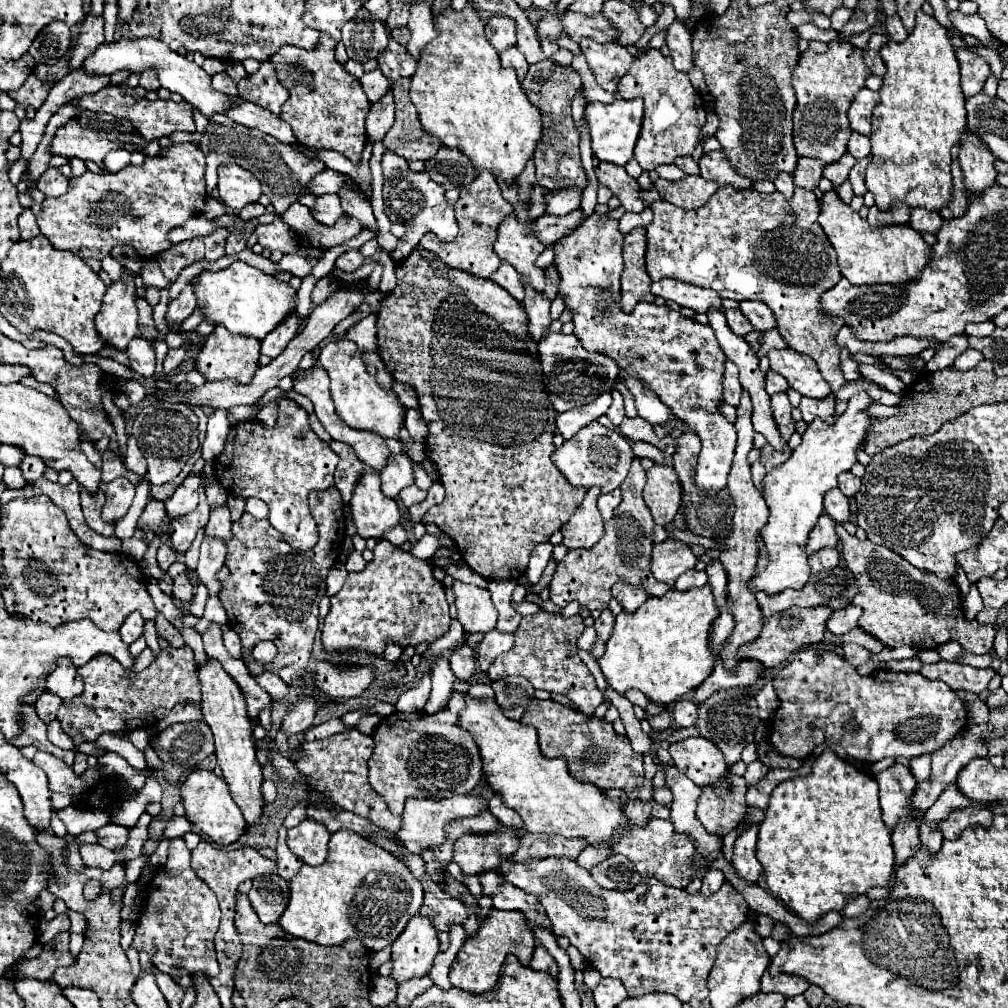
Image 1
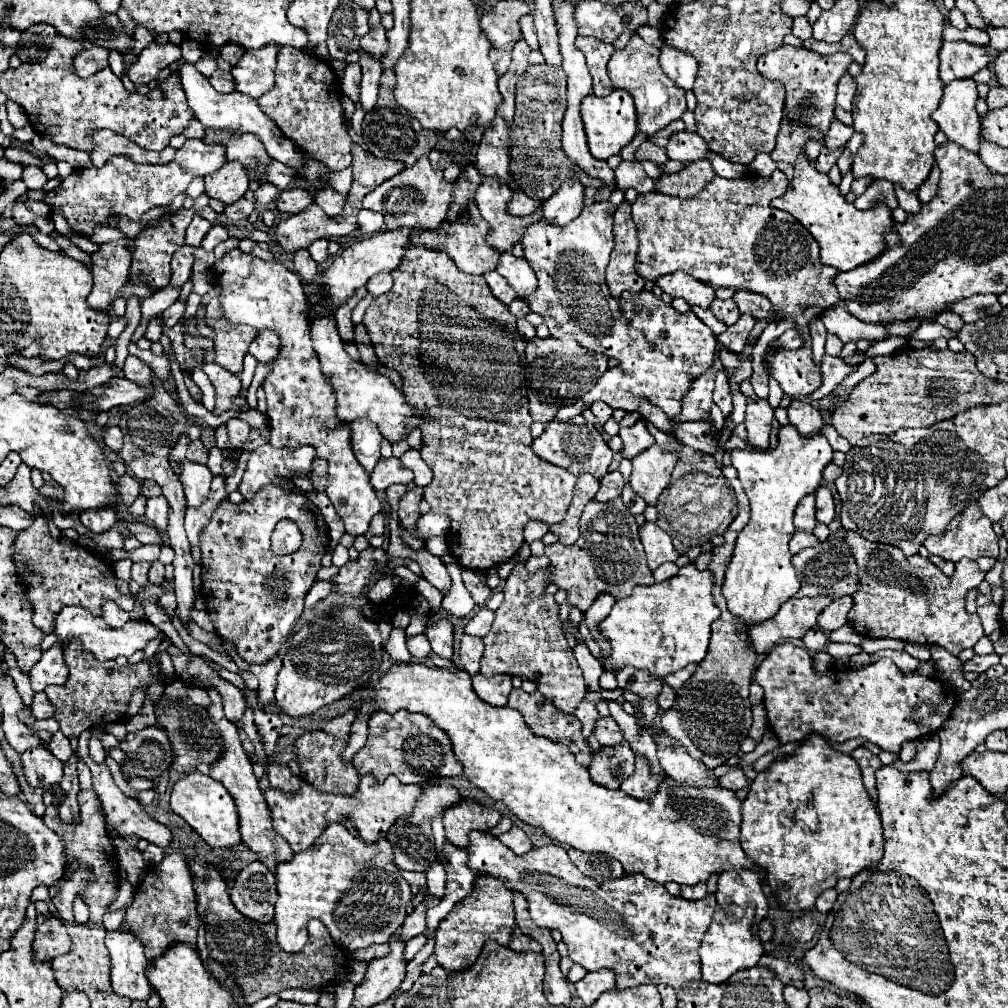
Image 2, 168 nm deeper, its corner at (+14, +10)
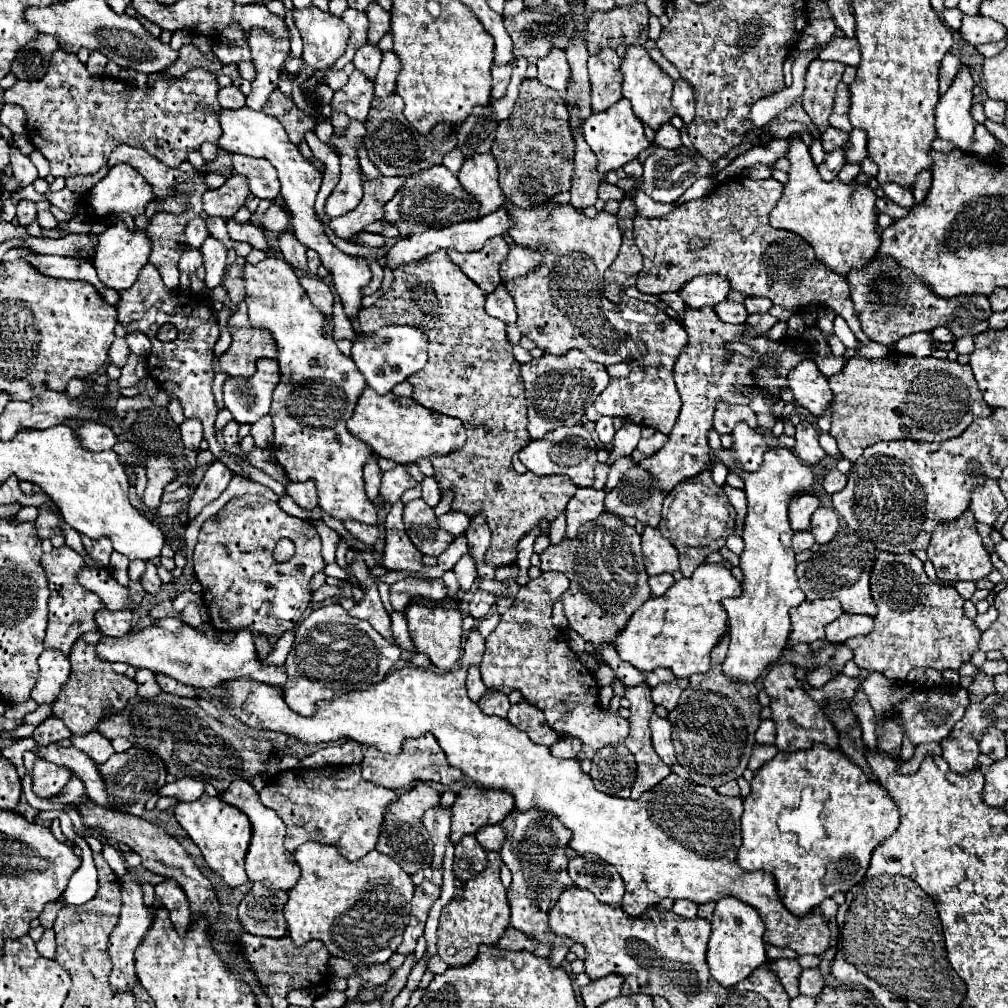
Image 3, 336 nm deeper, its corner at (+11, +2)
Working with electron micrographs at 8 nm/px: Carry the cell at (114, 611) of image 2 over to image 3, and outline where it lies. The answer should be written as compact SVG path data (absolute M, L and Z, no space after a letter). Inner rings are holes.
M100 610L96 612L96 624L100 628L100 632L104 636L110 638L120 638L126 636L130 626L132 626L132 612L130 610L120 610L120 612L112 612L112 610Z

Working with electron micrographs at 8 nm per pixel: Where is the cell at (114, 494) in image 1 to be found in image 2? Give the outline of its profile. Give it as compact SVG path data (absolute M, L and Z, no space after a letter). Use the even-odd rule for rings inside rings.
M97 508L93 512L79 514L79 520L87 530L99 534L109 530L117 522L117 514L115 514L115 508Z

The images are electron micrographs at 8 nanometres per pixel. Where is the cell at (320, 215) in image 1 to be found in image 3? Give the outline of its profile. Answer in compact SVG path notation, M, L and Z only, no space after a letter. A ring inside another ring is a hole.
M274 202L274 204L258 218L258 224L260 224L260 228L264 228L264 230L270 230L270 232L280 234L280 232L284 232L284 230L288 228L288 224L290 224L288 212L284 210L284 206L280 206L280 204Z

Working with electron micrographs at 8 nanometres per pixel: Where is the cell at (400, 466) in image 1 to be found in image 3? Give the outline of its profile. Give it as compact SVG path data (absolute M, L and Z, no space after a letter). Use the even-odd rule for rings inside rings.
M396 466L388 472L382 474L382 488L380 488L380 496L388 502L398 502L400 496L408 490L414 488L418 482L408 474L408 470L404 466Z

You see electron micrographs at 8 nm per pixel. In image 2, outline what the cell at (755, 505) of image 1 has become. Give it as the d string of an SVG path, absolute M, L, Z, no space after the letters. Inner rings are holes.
M733 466L721 468L723 476L729 480L731 488L737 496L737 508L739 514L731 522L731 526L725 530L725 544L713 548L713 558L709 564L709 570L713 574L715 586L713 586L713 600L721 610L721 616L711 624L711 642L709 652L705 660L699 664L697 672L691 676L689 684L685 684L675 698L673 708L665 710L661 716L661 728L671 736L679 738L681 744L687 748L689 756L701 760L707 768L717 768L719 764L725 764L731 756L739 752L741 740L747 738L747 732L751 728L751 704L749 704L749 684L753 682L755 662L757 654L751 648L751 642L747 638L747 632L741 632L737 628L737 616L733 616L725 604L725 596L721 592L725 568L729 564L737 532L749 522L751 510L749 500L741 488L741 482L737 480L737 470Z

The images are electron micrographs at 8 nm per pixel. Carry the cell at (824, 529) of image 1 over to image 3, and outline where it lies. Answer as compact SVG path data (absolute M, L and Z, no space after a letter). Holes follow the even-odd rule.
M800 494L792 498L792 504L788 508L788 518L792 530L808 530L810 528L810 518L820 506L820 500L812 494Z

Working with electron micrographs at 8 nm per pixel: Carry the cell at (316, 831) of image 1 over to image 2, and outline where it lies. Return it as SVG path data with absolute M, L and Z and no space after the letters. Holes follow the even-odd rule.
M363 776L359 782L357 796L341 796L341 794L323 794L311 788L307 782L303 782L301 790L297 794L285 794L281 790L269 788L265 792L265 800L271 808L273 828L279 836L283 836L293 852L301 852L309 848L315 838L331 824L331 822L343 822L345 818L351 818L355 828L359 830L359 836L365 842L377 842L379 838L387 838L389 828L401 818L409 816L413 812L413 802L421 796L423 788L415 784L401 784L397 776L387 776L385 782L375 782L373 776Z

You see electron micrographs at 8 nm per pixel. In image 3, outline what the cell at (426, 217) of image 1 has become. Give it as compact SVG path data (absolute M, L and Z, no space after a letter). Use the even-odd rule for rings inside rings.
M434 166L416 176L406 178L404 186L384 206L384 212L386 212L384 220L398 226L398 230L418 234L428 228L442 228L442 226L464 222L464 220L478 220L480 202L462 188L456 174L452 174L446 166Z

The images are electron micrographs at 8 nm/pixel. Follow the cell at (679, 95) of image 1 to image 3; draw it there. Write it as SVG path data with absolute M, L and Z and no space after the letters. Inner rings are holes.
M634 44L626 48L626 58L622 60L622 74L624 74L622 92L624 92L624 98L632 102L634 114L652 130L664 122L670 122L670 118L674 116L674 110L670 104L674 80L666 72L662 72L662 68L648 56L644 46Z

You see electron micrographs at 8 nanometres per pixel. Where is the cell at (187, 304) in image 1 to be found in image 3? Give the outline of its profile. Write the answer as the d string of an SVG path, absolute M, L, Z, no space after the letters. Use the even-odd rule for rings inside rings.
M186 248L184 254L182 254L182 258L180 258L178 268L184 270L186 274L192 274L192 272L196 272L200 266L202 266L202 254L200 254L200 250L198 250L198 248Z

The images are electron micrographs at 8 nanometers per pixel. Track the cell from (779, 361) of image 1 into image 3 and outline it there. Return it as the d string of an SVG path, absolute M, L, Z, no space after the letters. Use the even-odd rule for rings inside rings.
M804 360L800 366L788 372L788 386L794 392L796 402L806 408L814 418L820 418L832 402L828 380L820 374L812 360Z

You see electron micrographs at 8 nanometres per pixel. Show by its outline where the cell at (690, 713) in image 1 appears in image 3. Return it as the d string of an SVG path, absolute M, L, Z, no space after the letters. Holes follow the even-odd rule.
M658 684L654 690L652 690L652 700L654 704L660 704L664 706L666 710L674 710L678 698L680 698L680 688L676 684Z

